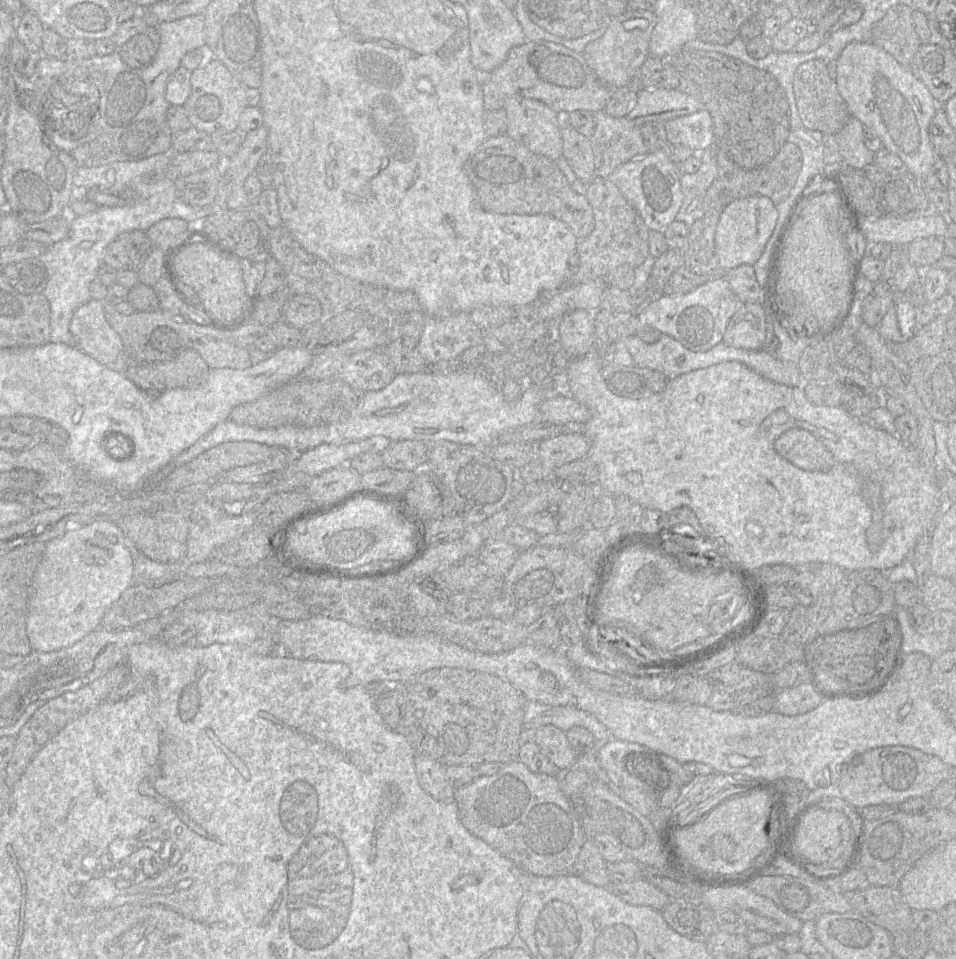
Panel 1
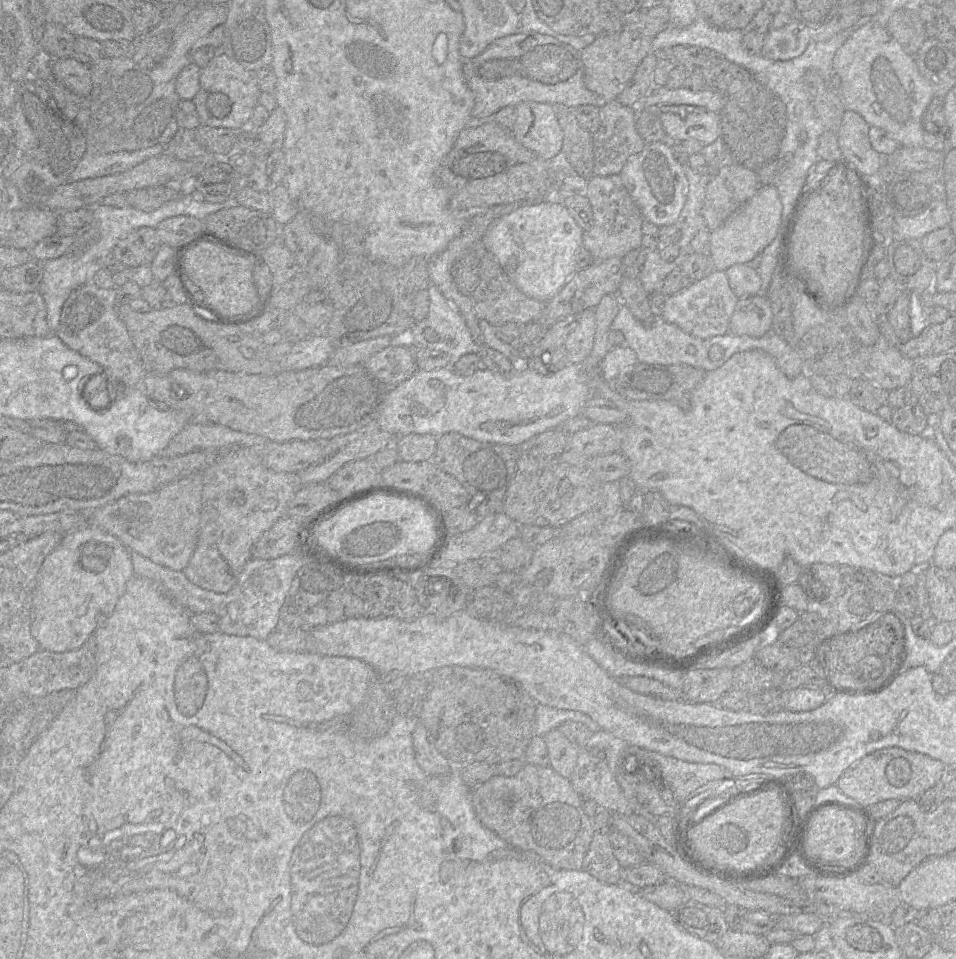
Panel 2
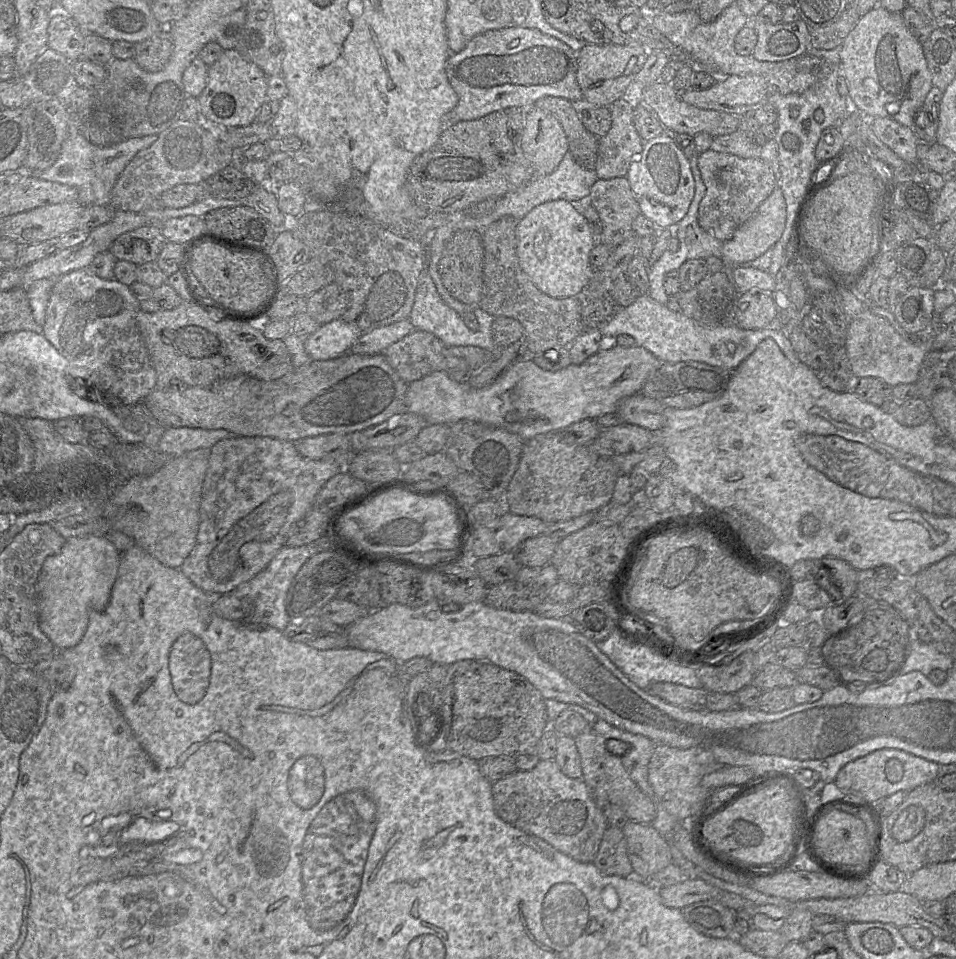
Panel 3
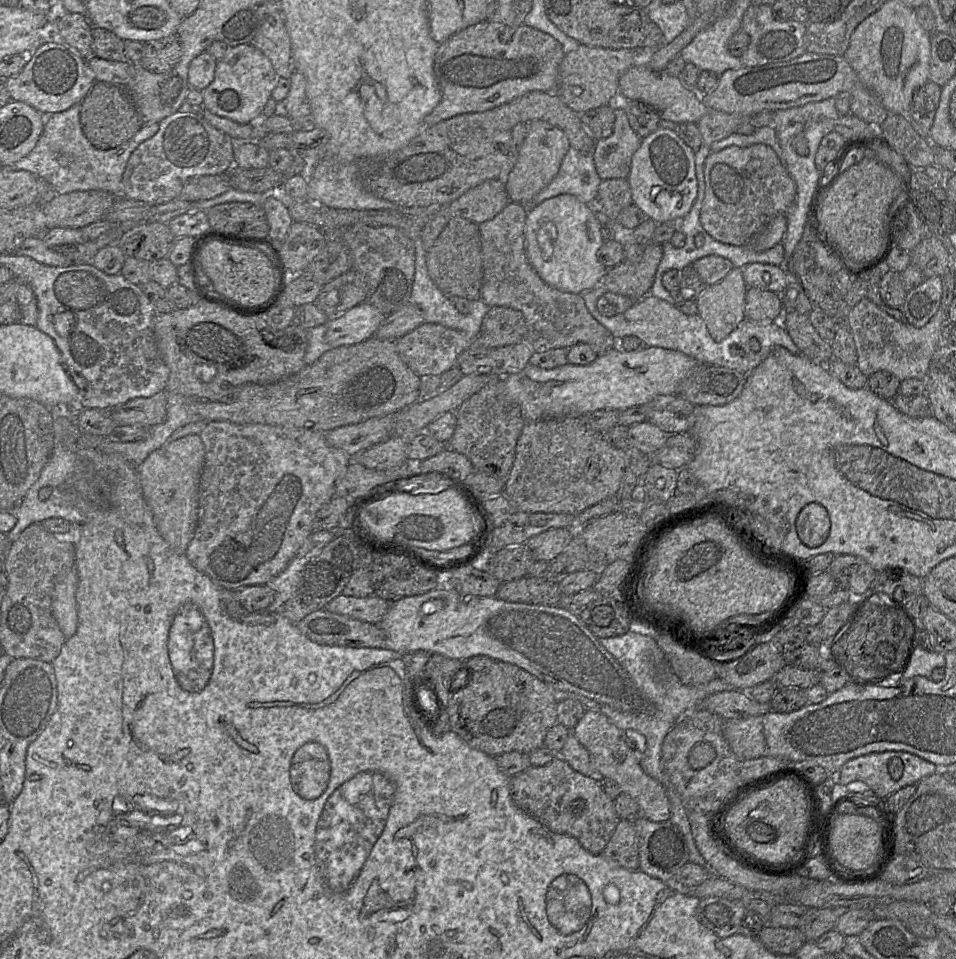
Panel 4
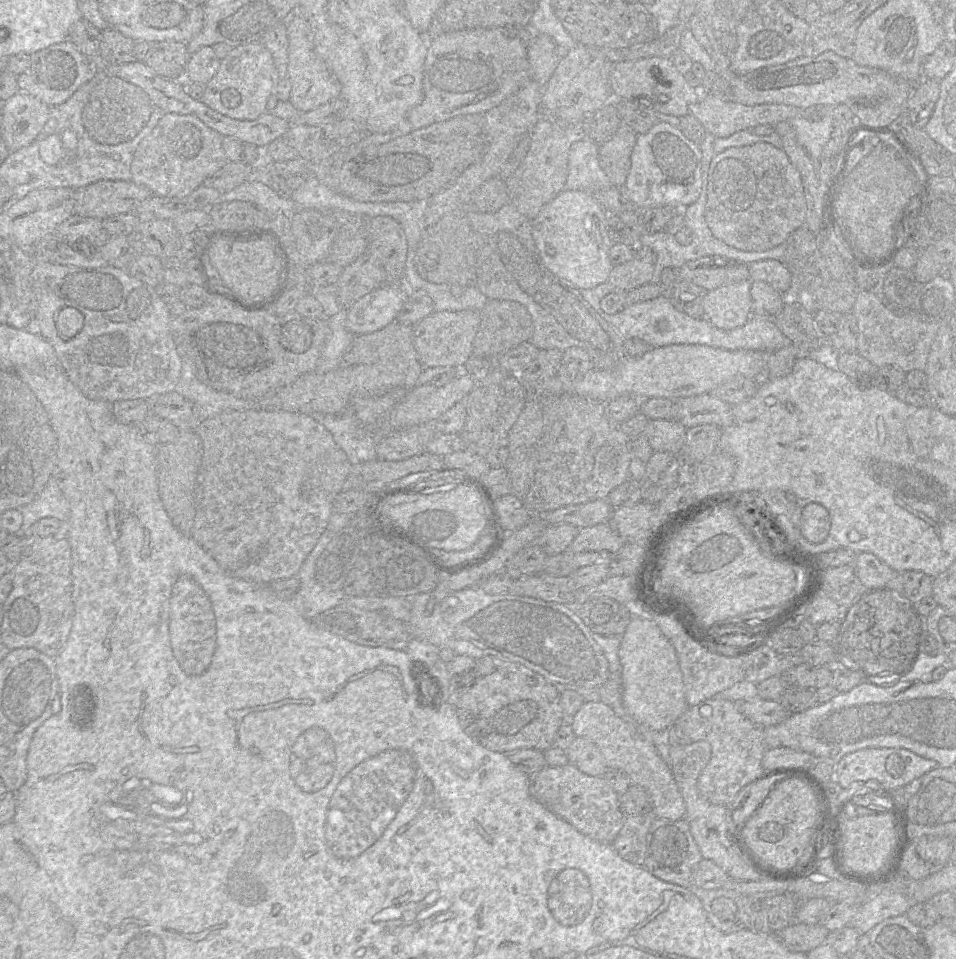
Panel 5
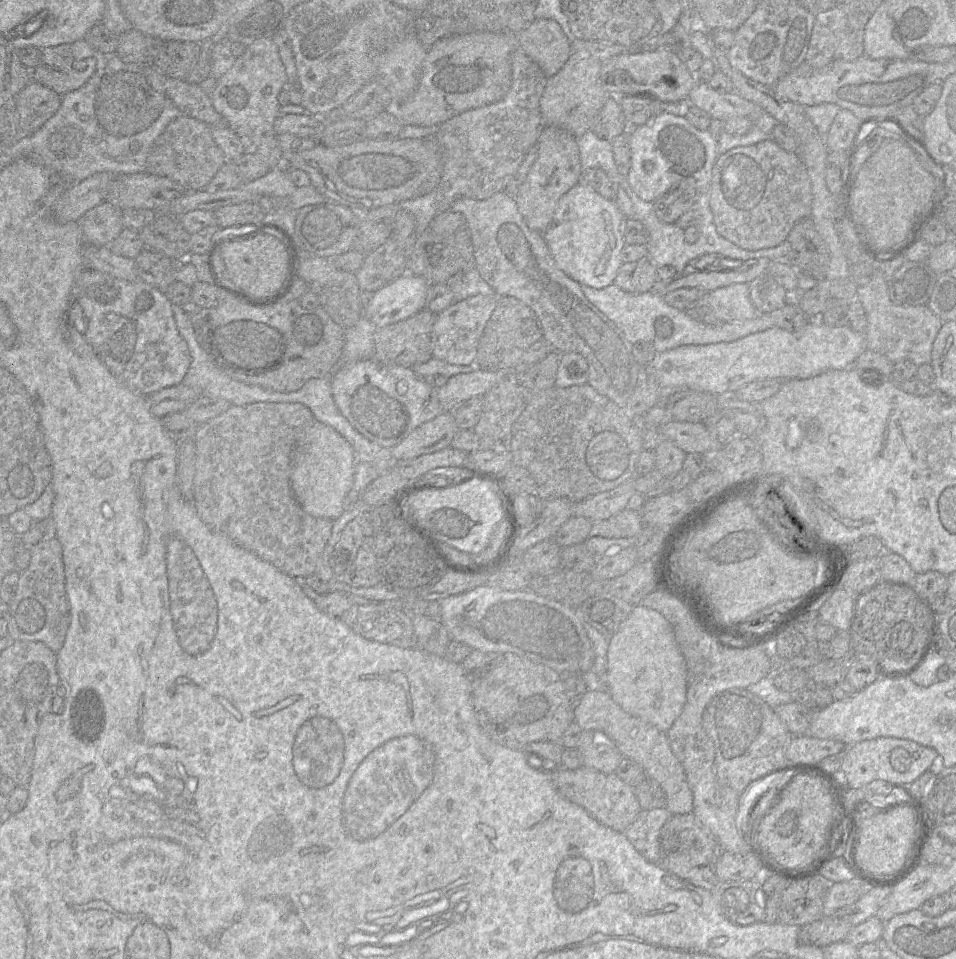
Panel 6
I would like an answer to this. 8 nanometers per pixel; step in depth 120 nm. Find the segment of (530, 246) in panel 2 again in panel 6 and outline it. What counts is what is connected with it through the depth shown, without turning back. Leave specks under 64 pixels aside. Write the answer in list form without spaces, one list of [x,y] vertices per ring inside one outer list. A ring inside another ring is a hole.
[[[579,182],[559,199],[551,223],[542,233],[556,266],[580,285],[602,289],[614,283],[623,264],[621,252],[626,245],[621,232],[624,215],[615,201],[608,200],[585,183]]]

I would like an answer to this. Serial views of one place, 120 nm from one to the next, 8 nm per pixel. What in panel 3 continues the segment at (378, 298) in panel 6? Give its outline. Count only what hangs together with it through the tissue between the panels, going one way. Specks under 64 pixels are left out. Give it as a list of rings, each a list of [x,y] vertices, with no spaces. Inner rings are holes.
[[[335,319],[309,335],[304,348],[310,360],[330,360],[348,353],[362,334],[355,323]]]

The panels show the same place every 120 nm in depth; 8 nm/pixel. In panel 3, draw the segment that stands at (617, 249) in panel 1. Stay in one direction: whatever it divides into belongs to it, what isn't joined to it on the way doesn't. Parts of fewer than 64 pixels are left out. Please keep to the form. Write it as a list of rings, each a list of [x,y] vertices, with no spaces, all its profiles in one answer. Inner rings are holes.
[[[627,177],[598,179],[587,203],[596,209],[602,222],[597,242],[615,248],[634,235],[632,224],[641,209]]]

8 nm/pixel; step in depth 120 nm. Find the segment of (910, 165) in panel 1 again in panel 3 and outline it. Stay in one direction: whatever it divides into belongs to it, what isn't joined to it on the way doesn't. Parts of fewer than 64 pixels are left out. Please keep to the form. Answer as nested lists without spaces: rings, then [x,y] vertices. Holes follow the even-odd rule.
[[[877,5],[862,16],[847,35],[838,51],[839,73],[845,78],[848,96],[868,119],[881,117],[894,120],[915,131],[915,113],[932,89],[931,74],[921,44],[907,29],[902,14]]]

